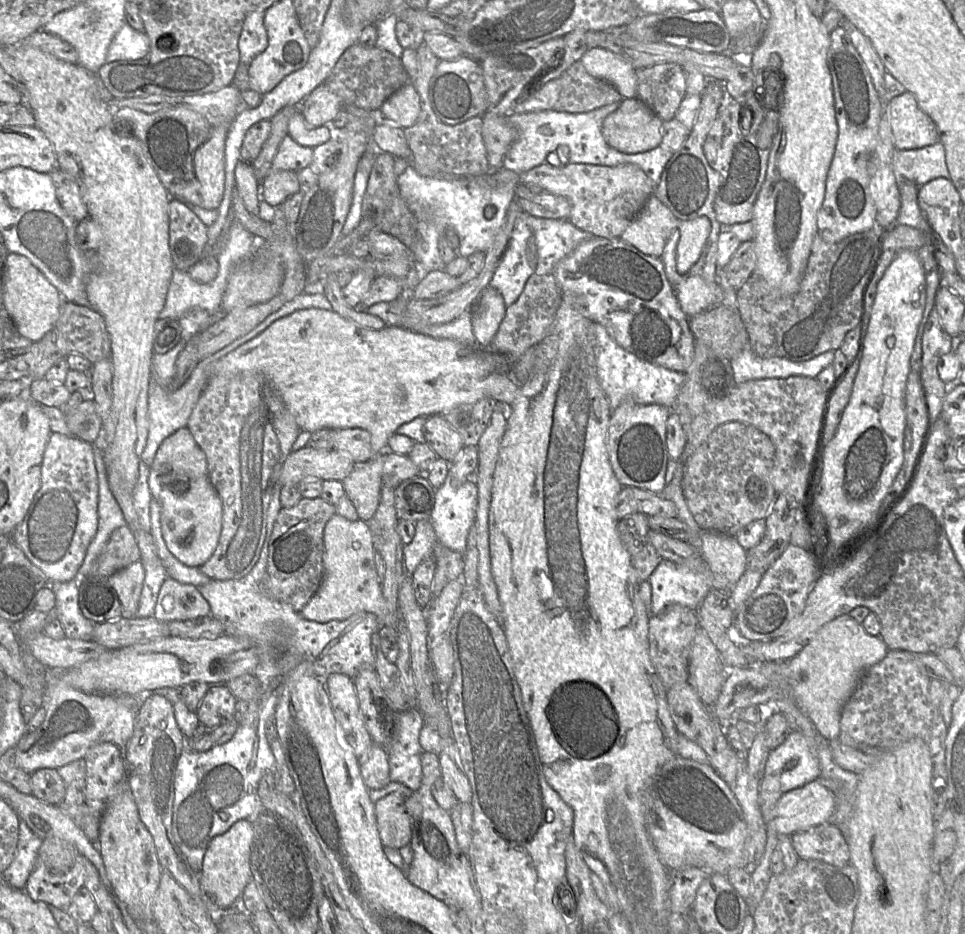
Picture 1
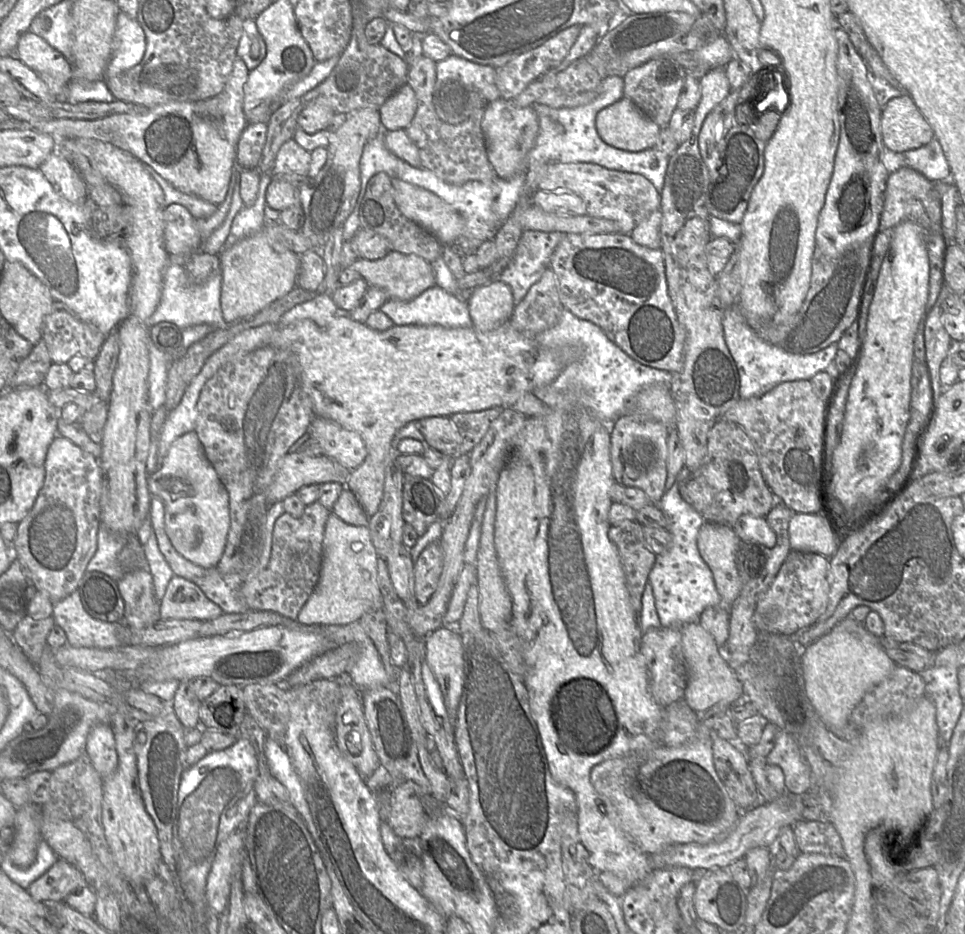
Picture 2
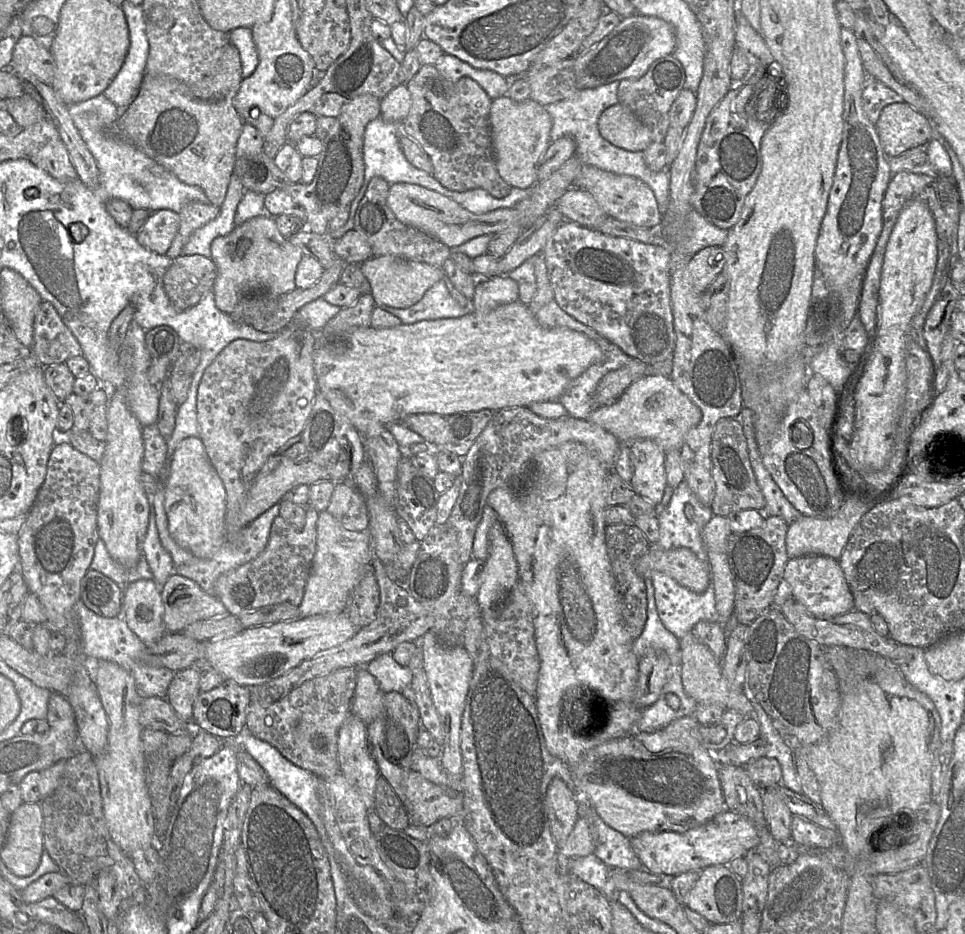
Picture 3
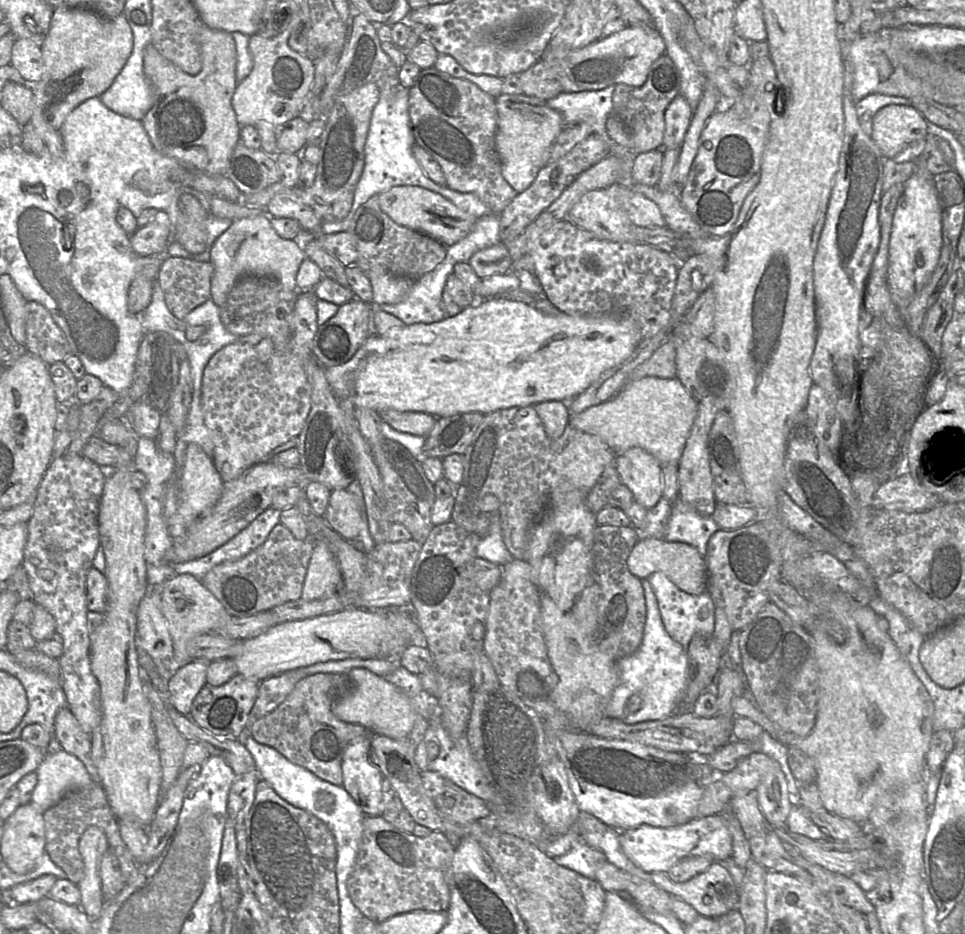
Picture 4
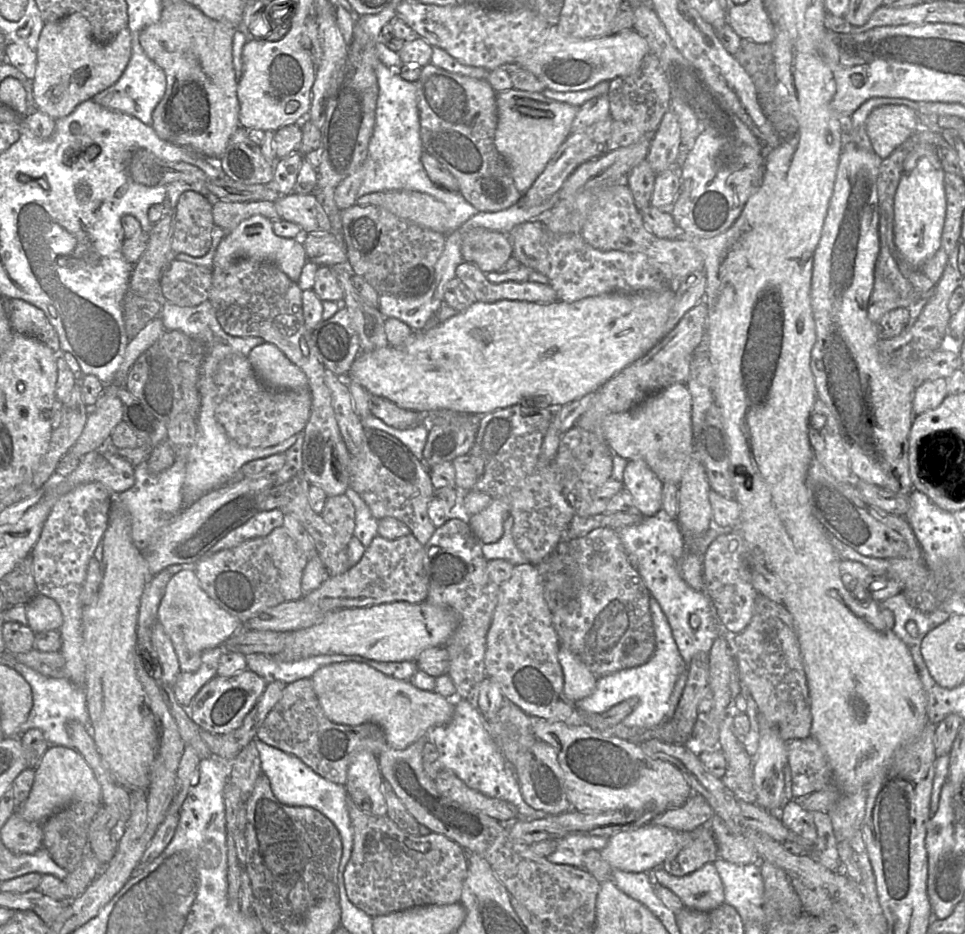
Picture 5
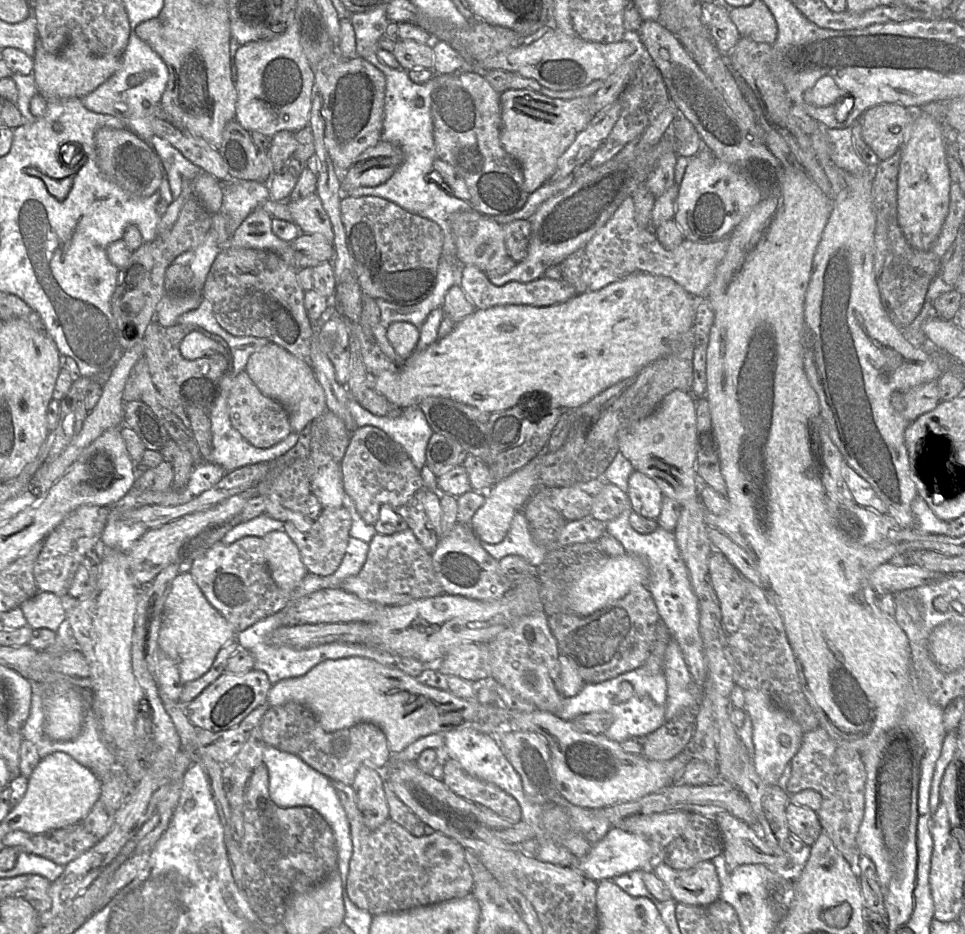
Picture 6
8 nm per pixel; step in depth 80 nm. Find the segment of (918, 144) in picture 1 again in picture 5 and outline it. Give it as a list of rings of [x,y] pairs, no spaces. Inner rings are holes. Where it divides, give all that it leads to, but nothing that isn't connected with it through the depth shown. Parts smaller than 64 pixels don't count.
[[[905,105],[879,106],[866,123],[872,151],[883,160],[920,129],[919,113]]]

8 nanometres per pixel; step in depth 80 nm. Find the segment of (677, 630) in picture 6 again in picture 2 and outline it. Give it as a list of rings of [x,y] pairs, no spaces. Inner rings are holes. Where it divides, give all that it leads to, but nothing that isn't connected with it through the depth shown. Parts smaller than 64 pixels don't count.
[[[684,466],[676,478],[667,474],[665,493],[658,504],[667,518],[667,531],[672,537],[668,549],[656,555],[648,576],[662,627],[680,627],[698,621],[706,608],[722,605],[713,574],[701,557],[697,546],[698,532],[706,521],[680,494],[680,483],[689,473]]]

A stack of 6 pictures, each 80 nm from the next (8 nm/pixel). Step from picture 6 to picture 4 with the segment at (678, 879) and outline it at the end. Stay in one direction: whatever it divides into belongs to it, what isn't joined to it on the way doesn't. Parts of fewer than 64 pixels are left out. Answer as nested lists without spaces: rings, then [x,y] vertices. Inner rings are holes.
[[[713,861],[705,871],[686,882],[677,883],[672,881],[667,872],[651,873],[650,881],[671,896],[682,899],[701,916],[718,917],[738,908],[739,888],[727,868],[719,861]]]

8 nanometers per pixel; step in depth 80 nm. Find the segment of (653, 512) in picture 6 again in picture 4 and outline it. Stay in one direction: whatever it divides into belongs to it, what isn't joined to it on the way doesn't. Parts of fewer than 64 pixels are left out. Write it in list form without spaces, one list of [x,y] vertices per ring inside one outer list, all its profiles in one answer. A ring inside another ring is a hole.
[[[640,447],[629,448],[617,454],[614,465],[621,482],[632,492],[635,502],[639,505],[649,510],[663,497],[662,465],[646,450]]]

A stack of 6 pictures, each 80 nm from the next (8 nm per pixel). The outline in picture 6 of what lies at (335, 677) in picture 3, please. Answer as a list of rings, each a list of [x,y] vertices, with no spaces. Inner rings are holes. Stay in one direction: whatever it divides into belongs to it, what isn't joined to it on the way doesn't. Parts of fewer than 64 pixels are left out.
[[[296,702],[269,708],[260,727],[266,745],[296,755],[330,780],[347,785],[353,784],[362,765],[383,770],[392,756],[386,735],[373,722],[360,722],[350,728],[327,732],[308,708]]]

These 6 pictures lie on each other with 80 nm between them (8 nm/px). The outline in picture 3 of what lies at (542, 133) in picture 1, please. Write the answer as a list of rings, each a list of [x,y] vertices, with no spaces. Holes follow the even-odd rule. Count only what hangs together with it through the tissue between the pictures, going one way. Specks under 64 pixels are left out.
[[[614,81],[594,88],[582,89],[571,99],[543,105],[552,119],[550,133],[551,142],[569,136],[575,140],[575,156],[583,165],[594,166],[607,172],[618,175],[636,177],[646,183],[653,191],[658,203],[661,216],[665,213],[669,202],[669,173],[668,168],[654,172],[648,168],[643,151],[632,152],[612,145],[605,140],[598,129],[598,120],[601,113],[619,103],[618,87],[620,81]]]

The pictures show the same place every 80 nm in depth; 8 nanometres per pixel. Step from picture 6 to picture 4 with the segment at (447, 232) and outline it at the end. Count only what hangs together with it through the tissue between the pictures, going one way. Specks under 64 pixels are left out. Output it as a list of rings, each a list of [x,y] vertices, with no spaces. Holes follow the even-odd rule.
[[[382,83],[379,91],[379,101],[373,109],[364,146],[364,168],[354,189],[350,212],[340,221],[325,219],[322,223],[321,233],[334,234],[346,232],[360,205],[370,197],[386,192],[395,186],[418,186],[425,188],[448,199],[459,209],[477,218],[489,214],[491,210],[477,195],[460,193],[448,188],[446,185],[438,185],[423,172],[412,152],[415,141],[410,126],[409,89],[403,87],[400,83],[396,85]]]

